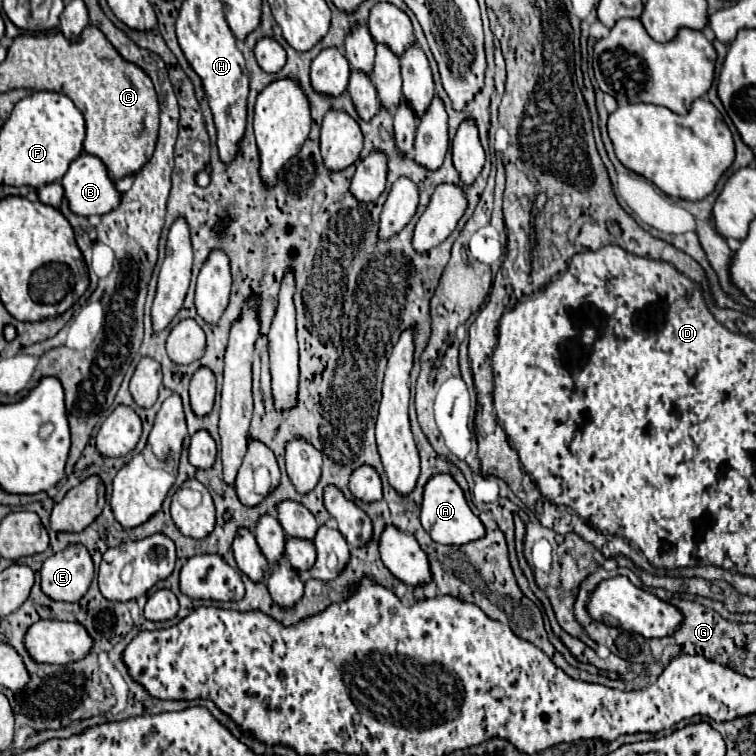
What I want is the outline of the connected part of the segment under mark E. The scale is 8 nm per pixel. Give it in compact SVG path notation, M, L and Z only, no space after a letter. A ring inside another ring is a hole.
M72 544L66 550L46 558L40 576L42 592L48 598L60 602L76 602L86 594L94 578L94 564L86 546Z

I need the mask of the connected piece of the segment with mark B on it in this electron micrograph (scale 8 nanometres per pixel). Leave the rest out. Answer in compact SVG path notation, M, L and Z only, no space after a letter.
M82 152L60 180L68 206L78 216L106 214L118 206L120 194L96 156Z

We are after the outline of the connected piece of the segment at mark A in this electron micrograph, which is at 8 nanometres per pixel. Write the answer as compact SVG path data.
M434 474L422 488L422 504L420 504L420 520L422 528L432 536L434 542L440 544L468 544L484 536L482 522L466 504L462 488L450 474Z

